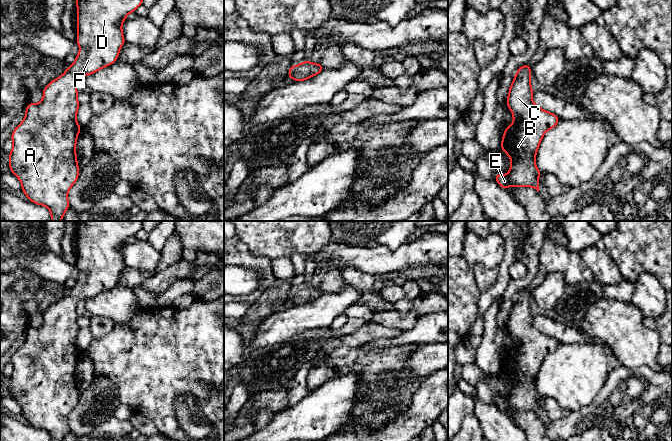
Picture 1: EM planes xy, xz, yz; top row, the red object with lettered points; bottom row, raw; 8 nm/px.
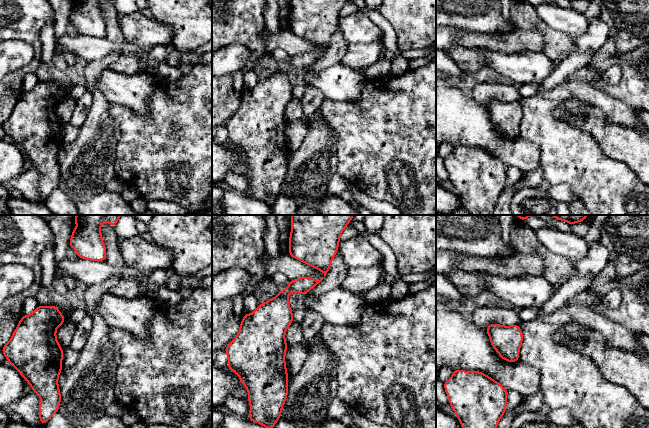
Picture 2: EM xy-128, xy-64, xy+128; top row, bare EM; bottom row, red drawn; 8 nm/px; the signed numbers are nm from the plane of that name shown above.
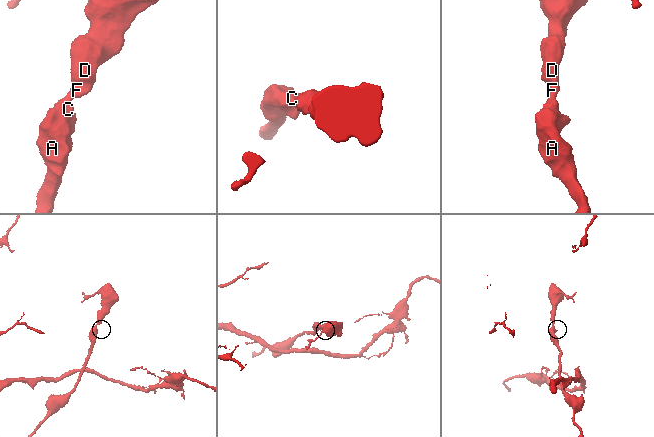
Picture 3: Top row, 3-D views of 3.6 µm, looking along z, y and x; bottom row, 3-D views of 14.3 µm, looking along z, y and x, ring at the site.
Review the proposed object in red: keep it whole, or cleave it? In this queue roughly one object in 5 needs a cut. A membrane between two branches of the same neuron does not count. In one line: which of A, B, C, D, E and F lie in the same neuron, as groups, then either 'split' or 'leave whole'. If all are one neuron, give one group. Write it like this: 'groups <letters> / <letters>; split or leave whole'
groups A B C D E F; leave whole

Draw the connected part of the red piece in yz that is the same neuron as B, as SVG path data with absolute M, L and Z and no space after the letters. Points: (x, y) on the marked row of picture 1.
M527 65L521 66L515 74L509 88L506 105L513 114L513 123L504 129L500 148L509 156L511 167L507 174L497 174L494 178L503 190L507 187L533 187L539 192L538 177L541 173L535 163L537 150L546 131L553 129L559 122L559 117L537 106L533 100L530 75L532 69Z

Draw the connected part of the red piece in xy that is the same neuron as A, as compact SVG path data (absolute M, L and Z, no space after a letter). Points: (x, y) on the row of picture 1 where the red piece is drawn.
M76 0L77 28L76 42L80 48L74 63L58 78L43 88L43 99L38 103L29 103L24 120L12 132L13 148L9 153L10 171L18 177L22 191L29 201L47 207L51 213L51 221L61 221L69 208L68 191L77 181L79 167L76 156L76 142L80 125L76 121L79 102L76 81L80 76L87 76L117 61L122 45L126 42L122 32L122 23L129 13L142 5L143 0Z

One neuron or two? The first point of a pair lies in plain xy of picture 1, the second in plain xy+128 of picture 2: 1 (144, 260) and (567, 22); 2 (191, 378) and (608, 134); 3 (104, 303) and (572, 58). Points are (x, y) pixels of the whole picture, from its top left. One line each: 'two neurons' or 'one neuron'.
1: one neuron
2: two neurons
3: two neurons

